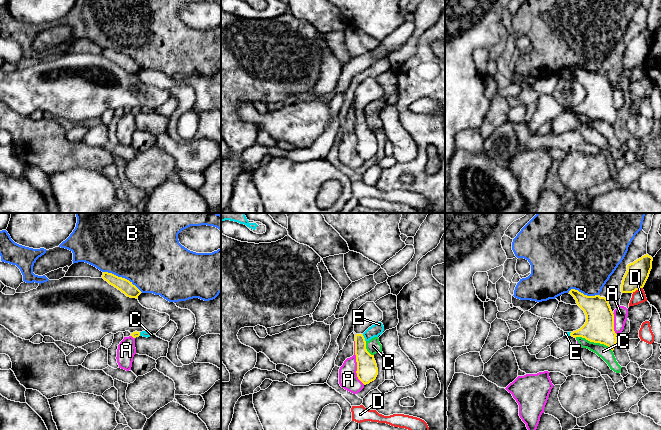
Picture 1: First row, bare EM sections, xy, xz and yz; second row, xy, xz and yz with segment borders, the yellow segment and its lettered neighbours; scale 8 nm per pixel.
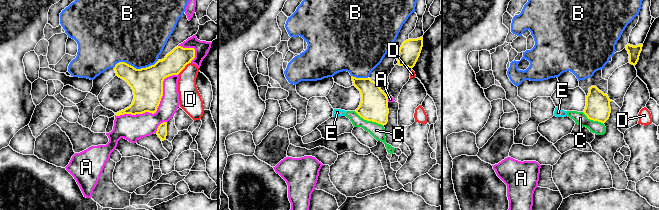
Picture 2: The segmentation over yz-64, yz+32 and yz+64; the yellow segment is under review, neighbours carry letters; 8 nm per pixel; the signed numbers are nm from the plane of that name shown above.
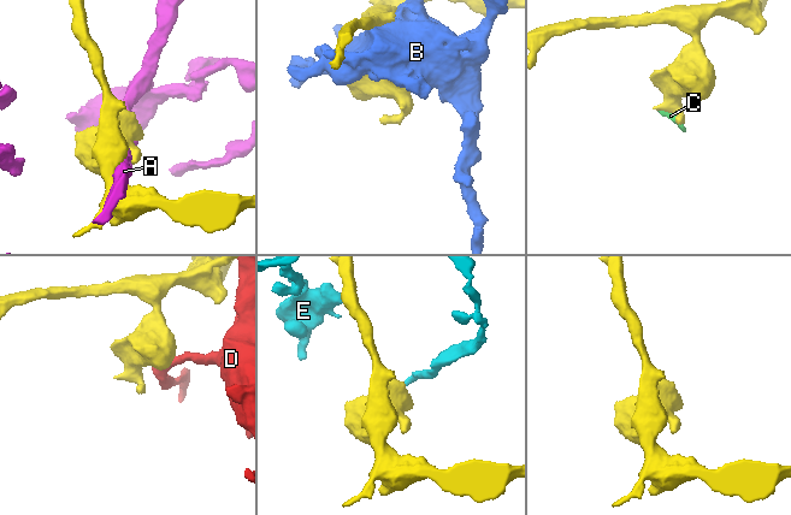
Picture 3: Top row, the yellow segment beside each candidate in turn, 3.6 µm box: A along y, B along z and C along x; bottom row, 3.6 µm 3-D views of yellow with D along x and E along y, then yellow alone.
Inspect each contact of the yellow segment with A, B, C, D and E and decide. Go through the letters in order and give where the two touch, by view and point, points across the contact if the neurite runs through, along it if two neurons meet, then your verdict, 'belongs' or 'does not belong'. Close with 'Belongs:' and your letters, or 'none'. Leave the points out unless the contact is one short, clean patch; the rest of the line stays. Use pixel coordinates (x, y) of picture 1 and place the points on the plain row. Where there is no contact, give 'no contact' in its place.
A: meets yellow in xz at (357, 139); does not belong
B: meets yellow in xy at (121, 53); does not belong
C: meets yellow in yz at (594, 118); border along yz (575, 113), (584, 113), (590, 117), (603, 119), (612, 127); does not belong
D: meets yellow in yz at (637, 65); does not belong
E: meets yellow in xz at (364, 114); border along xz (362, 110), (365, 117); does not belong
Belongs: none

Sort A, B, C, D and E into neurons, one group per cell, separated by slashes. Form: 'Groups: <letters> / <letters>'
Groups: A / B / C E / D

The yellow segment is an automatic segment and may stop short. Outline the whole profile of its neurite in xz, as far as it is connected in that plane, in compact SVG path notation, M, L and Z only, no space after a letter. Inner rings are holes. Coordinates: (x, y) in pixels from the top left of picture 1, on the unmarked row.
M363 110L355 111L355 131L357 138L357 153L364 160L374 157L378 151L378 144L374 131L366 125L366 117Z

